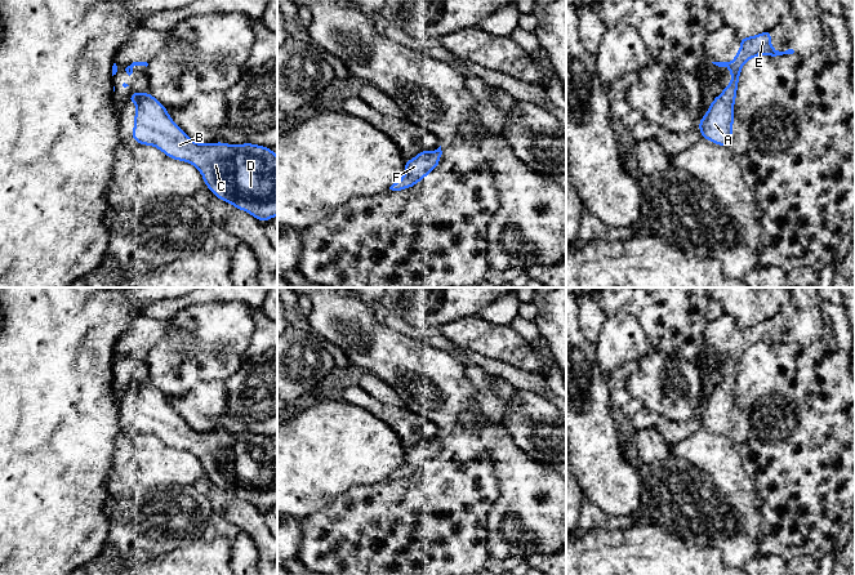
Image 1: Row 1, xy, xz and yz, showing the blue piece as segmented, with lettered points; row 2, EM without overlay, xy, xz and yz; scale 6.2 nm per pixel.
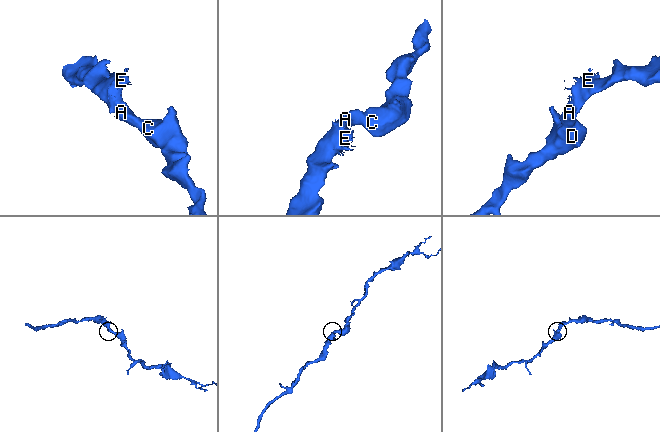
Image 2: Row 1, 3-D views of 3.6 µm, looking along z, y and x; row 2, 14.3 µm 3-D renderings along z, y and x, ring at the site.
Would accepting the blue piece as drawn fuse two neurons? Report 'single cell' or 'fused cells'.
single cell

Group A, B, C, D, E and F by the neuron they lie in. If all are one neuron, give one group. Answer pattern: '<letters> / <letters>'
A B C D E F

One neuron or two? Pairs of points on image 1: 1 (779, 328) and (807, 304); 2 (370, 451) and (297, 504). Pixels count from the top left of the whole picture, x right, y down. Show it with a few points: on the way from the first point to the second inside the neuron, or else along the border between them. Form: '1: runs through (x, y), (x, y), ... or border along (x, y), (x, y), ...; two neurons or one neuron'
1: runs through (786, 324), (801, 311); one neuron
2: runs through (352, 451), (315, 489); one neuron

